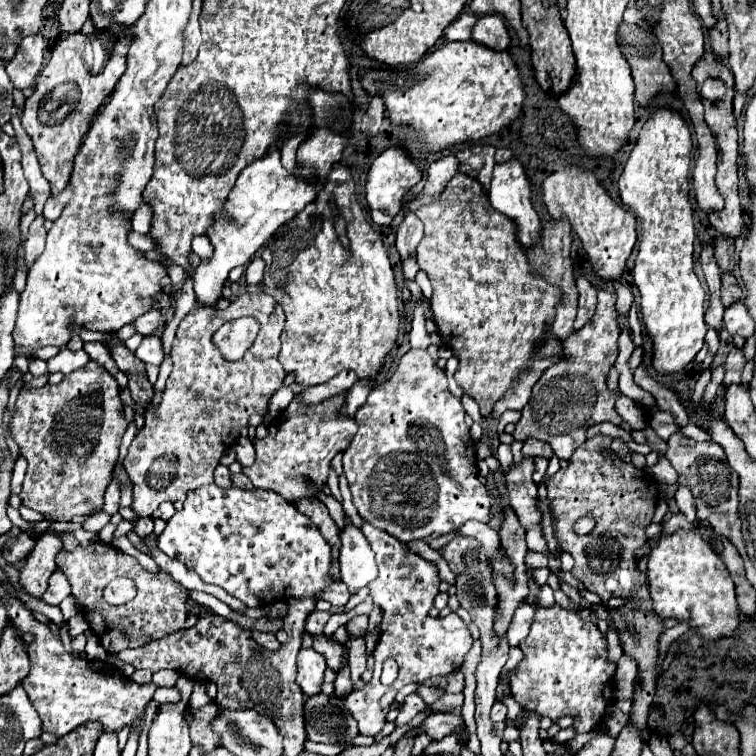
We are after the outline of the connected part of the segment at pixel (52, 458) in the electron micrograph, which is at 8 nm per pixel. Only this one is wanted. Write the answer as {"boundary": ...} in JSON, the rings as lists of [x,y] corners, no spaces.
{"boundary":[[[90,359],[84,369],[68,373],[58,385],[26,389],[16,399],[10,435],[20,445],[22,457],[28,461],[20,499],[24,507],[44,513],[48,521],[70,521],[72,517],[84,517],[102,511],[104,491],[112,481],[112,471],[118,461],[118,447],[128,427],[128,421],[122,413],[120,387],[116,379],[106,369],[88,371],[100,367],[102,365],[98,361]]]}

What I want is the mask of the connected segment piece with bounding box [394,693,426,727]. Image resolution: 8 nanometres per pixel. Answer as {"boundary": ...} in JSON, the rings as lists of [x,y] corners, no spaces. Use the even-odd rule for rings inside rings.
{"boundary":[[[416,693],[408,695],[408,697],[404,699],[404,705],[402,705],[402,707],[400,707],[400,711],[398,711],[398,717],[396,717],[394,725],[396,725],[396,727],[406,725],[406,723],[408,723],[414,715],[418,715],[424,707],[426,707],[426,703],[424,703]]]}

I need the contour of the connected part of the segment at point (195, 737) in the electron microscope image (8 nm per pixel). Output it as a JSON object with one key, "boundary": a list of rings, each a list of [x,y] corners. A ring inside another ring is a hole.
{"boundary":[[[208,703],[204,707],[192,709],[186,707],[186,721],[192,737],[192,745],[202,749],[202,755],[208,755],[214,747],[220,747],[218,735],[212,731],[212,719],[216,719],[220,713],[216,703]]]}

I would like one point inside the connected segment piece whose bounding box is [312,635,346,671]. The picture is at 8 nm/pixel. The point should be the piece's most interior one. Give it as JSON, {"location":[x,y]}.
{"location":[330,649]}

